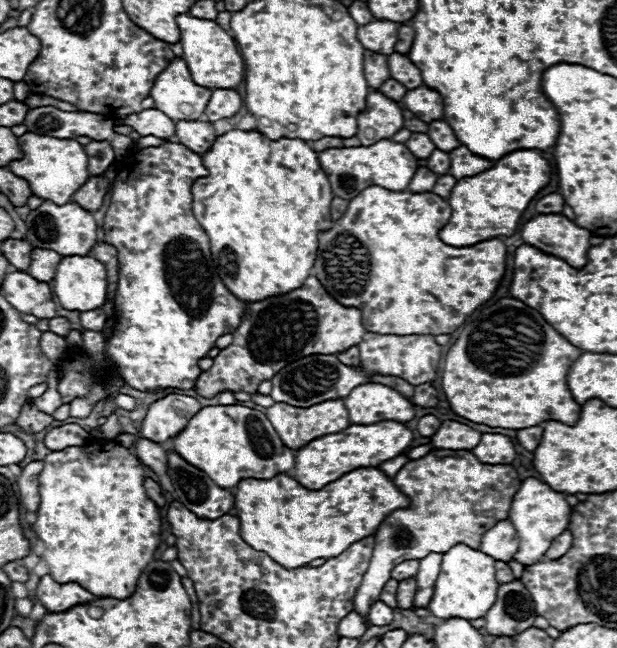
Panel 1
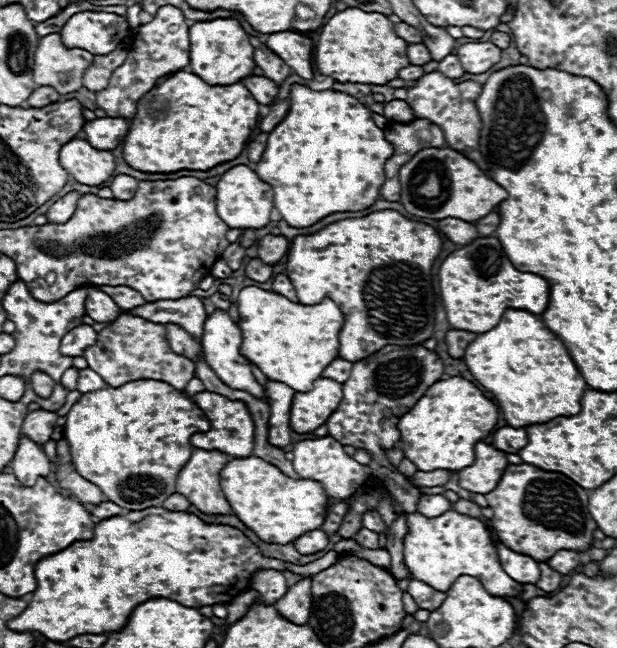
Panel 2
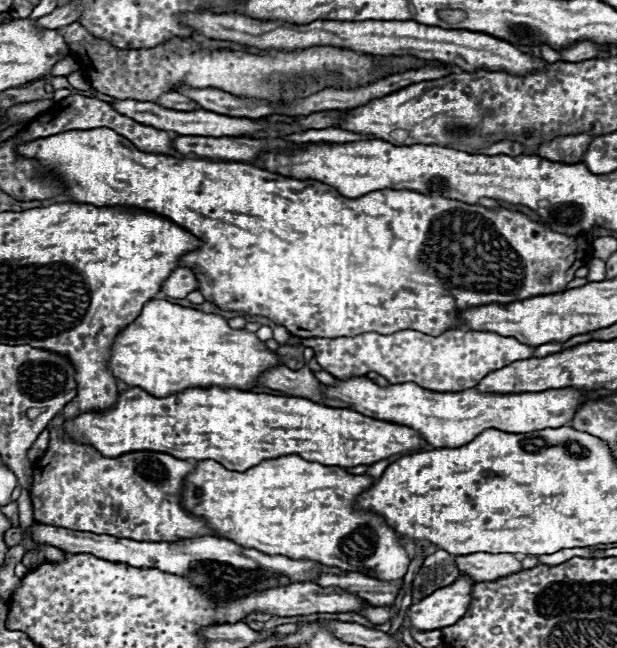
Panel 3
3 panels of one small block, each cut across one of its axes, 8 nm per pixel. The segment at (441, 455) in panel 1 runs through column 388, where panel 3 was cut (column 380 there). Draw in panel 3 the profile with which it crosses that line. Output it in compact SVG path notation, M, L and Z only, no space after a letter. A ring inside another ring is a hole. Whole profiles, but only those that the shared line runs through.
M296 454L264 460L246 472L232 472L214 460L202 460L186 478L182 504L192 514L202 516L220 536L244 548L282 556L304 556L308 560L320 560L322 564L344 568L346 572L360 572L360 568L368 568L378 580L400 580L410 564L410 556L400 542L400 534L386 522L384 516L356 508L358 496L372 484L372 476L348 474L344 468L306 462Z

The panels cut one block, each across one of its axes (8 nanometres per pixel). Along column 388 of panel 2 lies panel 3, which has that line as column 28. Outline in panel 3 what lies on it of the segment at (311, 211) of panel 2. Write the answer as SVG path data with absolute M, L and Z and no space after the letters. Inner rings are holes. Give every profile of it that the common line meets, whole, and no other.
M96 128L92 132L60 132L56 136L48 136L44 140L32 140L28 144L20 144L20 156L38 158L40 164L52 168L56 176L64 176L64 184L68 184L62 198L80 202L80 204L94 204L94 206L126 206L126 208L140 208L150 210L158 216L172 220L174 224L182 226L190 234L198 236L210 246L200 250L188 252L182 258L182 264L192 268L200 280L200 292L206 300L214 302L222 310L240 310L250 316L266 316L276 324L288 328L290 334L298 338L316 338L316 336L356 336L360 332L380 332L392 334L398 330L418 330L430 336L440 336L448 330L466 330L466 324L458 318L460 312L468 308L478 308L484 304L512 304L518 300L526 300L532 296L546 296L558 294L566 290L566 284L574 280L574 264L578 252L578 268L584 266L590 256L592 248L584 234L566 236L554 232L548 224L536 222L522 212L512 212L506 208L484 208L478 204L464 204L458 200L448 200L442 196L426 196L412 190L374 190L358 198L346 198L336 188L316 182L316 180L296 180L276 172L260 170L252 164L244 162L208 162L208 160L192 160L192 158L172 158L172 156L152 156L140 152L130 140L112 132L110 128Z

